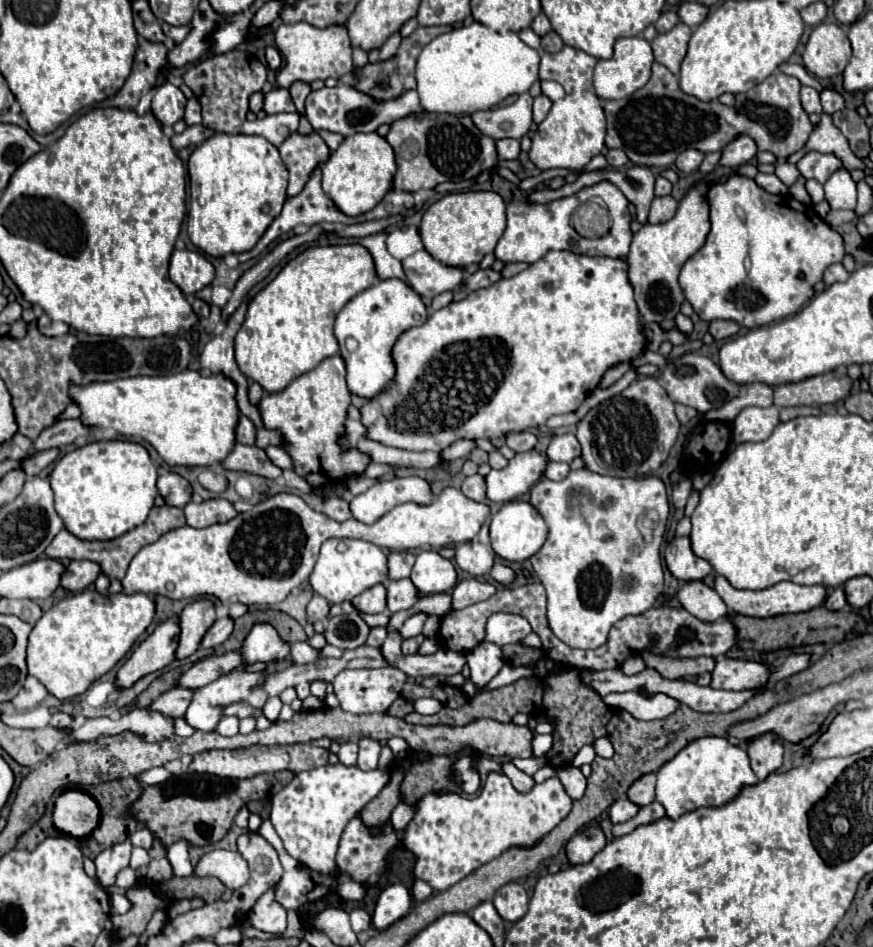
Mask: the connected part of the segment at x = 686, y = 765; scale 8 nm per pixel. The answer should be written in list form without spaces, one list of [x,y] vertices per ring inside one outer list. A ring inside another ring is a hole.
[[[699,737],[695,741],[691,741],[687,747],[683,747],[671,761],[667,761],[659,771],[657,771],[657,801],[665,807],[667,817],[671,819],[679,819],[683,813],[687,811],[695,811],[699,807],[719,807],[727,801],[731,801],[743,785],[755,785],[759,779],[755,777],[755,773],[749,767],[749,757],[745,753],[745,749],[741,749],[739,745],[733,745],[729,739],[725,737]]]

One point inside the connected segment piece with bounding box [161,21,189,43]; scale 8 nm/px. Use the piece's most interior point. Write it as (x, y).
(176, 34)

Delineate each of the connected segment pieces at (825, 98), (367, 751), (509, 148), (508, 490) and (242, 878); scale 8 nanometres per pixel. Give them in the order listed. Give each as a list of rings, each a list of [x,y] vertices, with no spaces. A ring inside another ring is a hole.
[[[823,89],[821,91],[821,105],[825,113],[835,113],[845,107],[845,99],[835,89]]]
[[[365,737],[363,741],[359,741],[359,759],[357,759],[357,767],[363,769],[363,771],[377,769],[379,753],[381,753],[381,745],[379,745],[379,741]]]
[[[503,139],[497,141],[497,153],[499,159],[517,159],[519,157],[519,141],[517,139]]]
[[[537,451],[517,453],[515,459],[501,471],[491,471],[487,481],[487,499],[495,503],[507,503],[527,493],[543,475],[545,459]]]
[[[211,851],[205,853],[193,869],[195,877],[217,877],[227,889],[239,889],[247,883],[247,861],[239,851]]]

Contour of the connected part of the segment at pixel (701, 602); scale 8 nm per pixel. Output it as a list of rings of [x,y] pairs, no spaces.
[[[685,581],[677,591],[679,603],[701,621],[717,621],[727,617],[727,607],[715,589],[703,581]]]

